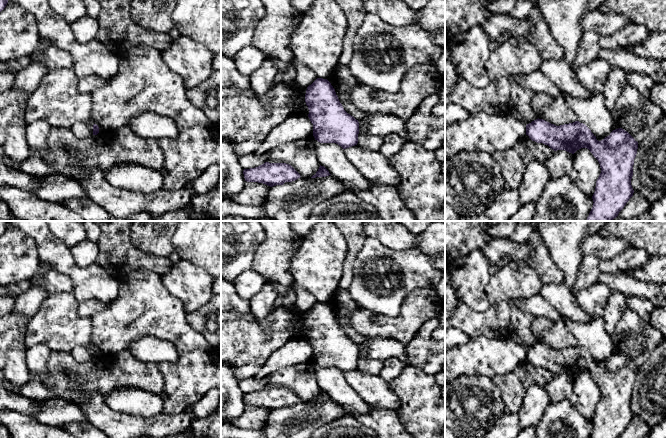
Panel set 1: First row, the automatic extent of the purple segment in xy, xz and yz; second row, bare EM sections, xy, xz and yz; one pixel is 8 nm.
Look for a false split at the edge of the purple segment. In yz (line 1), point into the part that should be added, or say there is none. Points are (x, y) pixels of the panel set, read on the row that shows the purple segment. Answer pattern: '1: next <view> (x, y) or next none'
1: next none

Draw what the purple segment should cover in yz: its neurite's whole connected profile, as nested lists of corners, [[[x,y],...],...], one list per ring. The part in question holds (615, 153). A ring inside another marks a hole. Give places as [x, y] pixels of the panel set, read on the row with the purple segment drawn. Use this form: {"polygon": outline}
{"polygon": [[[538,118],[526,125],[526,135],[532,141],[548,145],[554,151],[565,150],[574,154],[581,148],[587,148],[598,160],[601,173],[596,181],[595,192],[592,196],[594,203],[587,221],[612,221],[633,196],[631,179],[638,142],[624,129],[615,129],[609,136],[598,141],[591,130],[579,121],[556,126]]]}

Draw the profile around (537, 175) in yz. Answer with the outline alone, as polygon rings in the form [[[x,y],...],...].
[[[533,160],[526,169],[520,187],[517,189],[520,195],[521,205],[527,203],[536,204],[550,180],[549,170],[545,161]]]

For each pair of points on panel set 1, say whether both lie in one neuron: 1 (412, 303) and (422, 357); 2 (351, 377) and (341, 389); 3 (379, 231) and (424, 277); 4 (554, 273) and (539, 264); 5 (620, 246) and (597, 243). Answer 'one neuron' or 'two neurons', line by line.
1: two neurons
2: two neurons
3: two neurons
4: one neuron
5: one neuron

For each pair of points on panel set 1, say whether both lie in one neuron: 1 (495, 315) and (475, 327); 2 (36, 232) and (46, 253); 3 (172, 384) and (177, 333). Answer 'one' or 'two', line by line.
1: one
2: one
3: one

